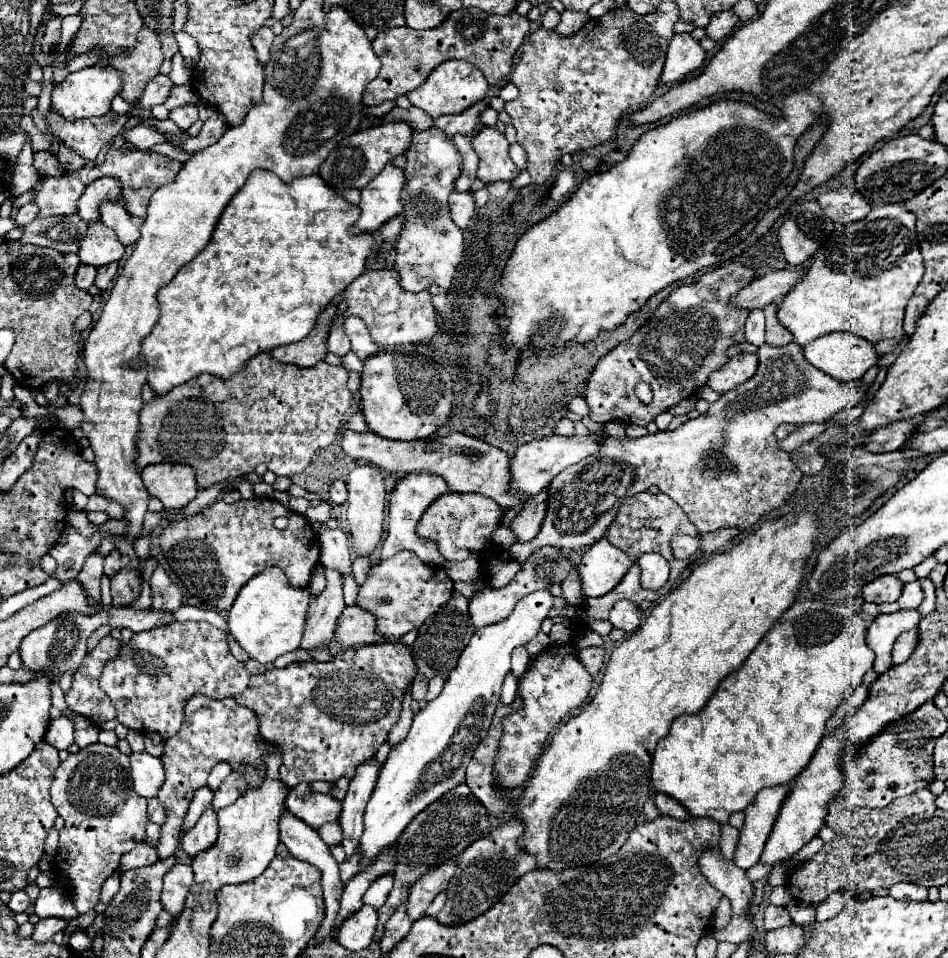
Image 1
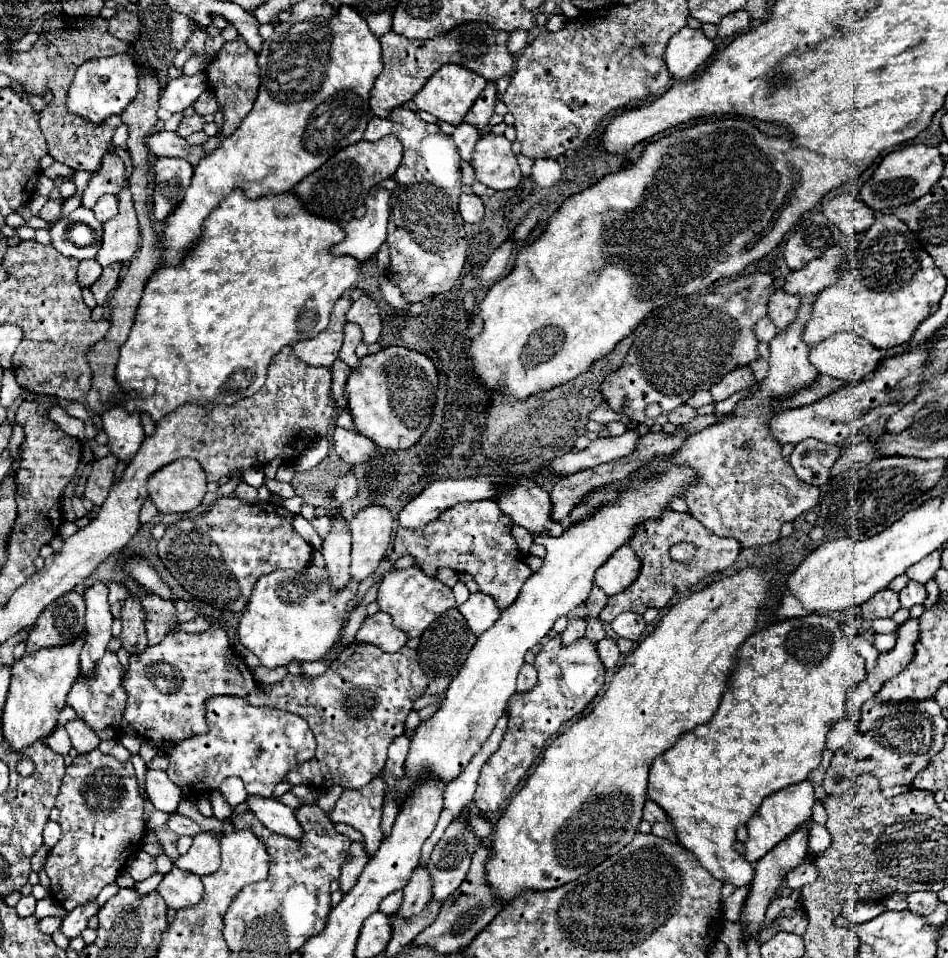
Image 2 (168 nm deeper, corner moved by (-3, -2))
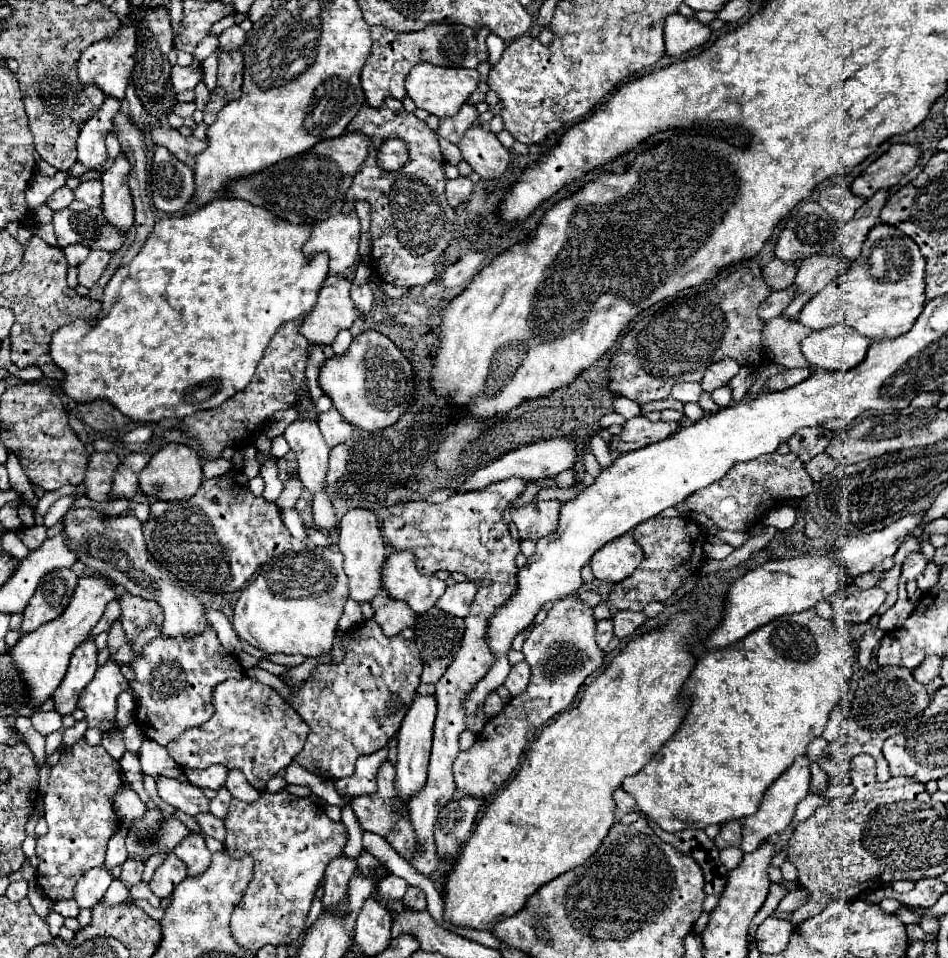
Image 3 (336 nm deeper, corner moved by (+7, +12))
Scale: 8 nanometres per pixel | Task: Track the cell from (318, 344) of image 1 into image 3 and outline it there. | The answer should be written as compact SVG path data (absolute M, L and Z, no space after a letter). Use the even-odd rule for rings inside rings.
M340 279L334 285L324 285L318 293L318 303L312 313L306 315L298 331L308 339L310 345L332 345L340 329L352 327L358 311L350 301L350 281Z

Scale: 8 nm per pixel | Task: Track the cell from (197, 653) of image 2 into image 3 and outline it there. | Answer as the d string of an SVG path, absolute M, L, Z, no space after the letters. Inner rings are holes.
M214 629L202 637L156 637L130 663L136 679L128 683L138 711L138 727L158 745L168 745L186 729L212 717L212 689L226 679L242 679L244 669L232 653L222 649Z

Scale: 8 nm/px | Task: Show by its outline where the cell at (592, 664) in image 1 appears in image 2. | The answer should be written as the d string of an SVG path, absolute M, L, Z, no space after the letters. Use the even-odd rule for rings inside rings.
M602 639L598 643L598 653L600 653L600 659L604 663L604 667L608 671L614 671L618 667L618 659L620 659L620 651L616 647L616 641L614 639Z

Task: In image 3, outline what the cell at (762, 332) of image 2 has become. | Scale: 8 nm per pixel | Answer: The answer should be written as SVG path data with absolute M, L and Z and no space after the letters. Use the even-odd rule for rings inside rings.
M792 287L784 289L784 291L770 293L766 297L766 301L762 301L762 305L758 307L758 317L762 321L768 321L772 317L778 317L786 309L786 305L792 301L792 295L794 295L794 289Z

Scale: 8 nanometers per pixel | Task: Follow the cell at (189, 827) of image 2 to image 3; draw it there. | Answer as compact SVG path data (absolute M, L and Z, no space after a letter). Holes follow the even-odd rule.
M200 813L200 815L194 817L194 819L198 821L198 825L200 825L200 829L202 829L204 835L214 837L214 839L218 839L218 841L224 841L226 829L224 829L224 821L222 821L222 819L214 817L212 813Z

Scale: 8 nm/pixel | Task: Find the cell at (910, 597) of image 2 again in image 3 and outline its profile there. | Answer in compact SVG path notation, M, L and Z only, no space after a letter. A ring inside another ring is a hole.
M912 553L906 557L904 565L902 565L902 575L900 579L902 581L910 581L910 579L918 579L922 573L924 573L924 567L926 567L926 559L922 553Z

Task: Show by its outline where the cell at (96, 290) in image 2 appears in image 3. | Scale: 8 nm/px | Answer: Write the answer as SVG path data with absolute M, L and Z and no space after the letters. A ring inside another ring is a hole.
M94 249L94 251L90 251L88 259L86 259L82 265L78 265L78 283L90 289L90 287L100 279L100 275L104 273L110 257L112 257L112 255L106 253L104 249Z

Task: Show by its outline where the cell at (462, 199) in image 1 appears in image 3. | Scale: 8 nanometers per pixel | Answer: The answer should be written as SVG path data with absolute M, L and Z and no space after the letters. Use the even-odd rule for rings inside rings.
M458 177L454 181L446 181L446 199L450 207L458 207L472 193L472 181L468 177Z

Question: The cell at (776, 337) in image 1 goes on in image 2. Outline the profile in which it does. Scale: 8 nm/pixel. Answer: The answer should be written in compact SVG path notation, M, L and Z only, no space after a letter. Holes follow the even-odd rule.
M776 289L774 295L770 297L770 303L768 303L768 317L772 321L776 321L776 327L778 331L786 329L792 319L796 319L796 311L800 307L800 295L792 295L792 293L786 293L784 289Z

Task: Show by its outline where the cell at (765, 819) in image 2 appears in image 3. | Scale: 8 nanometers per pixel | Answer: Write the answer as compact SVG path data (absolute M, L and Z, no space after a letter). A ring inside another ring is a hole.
M802 755L802 757L798 757L794 763L792 763L792 767L788 767L768 789L766 789L766 793L764 793L764 797L762 797L762 801L760 801L760 807L758 807L758 811L754 813L754 815L750 815L750 817L744 817L744 821L742 821L742 845L740 845L740 849L744 851L744 853L750 853L750 851L754 851L762 841L766 841L770 835L776 835L776 833L782 833L788 825L790 825L790 821L792 821L792 817L794 817L794 811L796 811L796 805L808 795L808 791L810 791L810 769L808 769L808 759Z

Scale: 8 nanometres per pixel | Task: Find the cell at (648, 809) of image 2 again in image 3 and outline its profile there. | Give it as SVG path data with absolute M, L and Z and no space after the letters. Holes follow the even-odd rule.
M618 789L618 793L614 793L614 799L616 799L616 813L630 813L630 811L638 811L636 807L636 801L634 797L630 797L630 793Z

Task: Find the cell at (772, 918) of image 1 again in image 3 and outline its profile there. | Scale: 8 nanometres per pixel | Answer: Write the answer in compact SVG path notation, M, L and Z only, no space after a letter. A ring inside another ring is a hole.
M796 887L794 891L788 891L786 893L786 897L778 905L778 911L780 913L794 913L800 905L804 905L806 897L808 897L808 891L802 889L802 887Z

